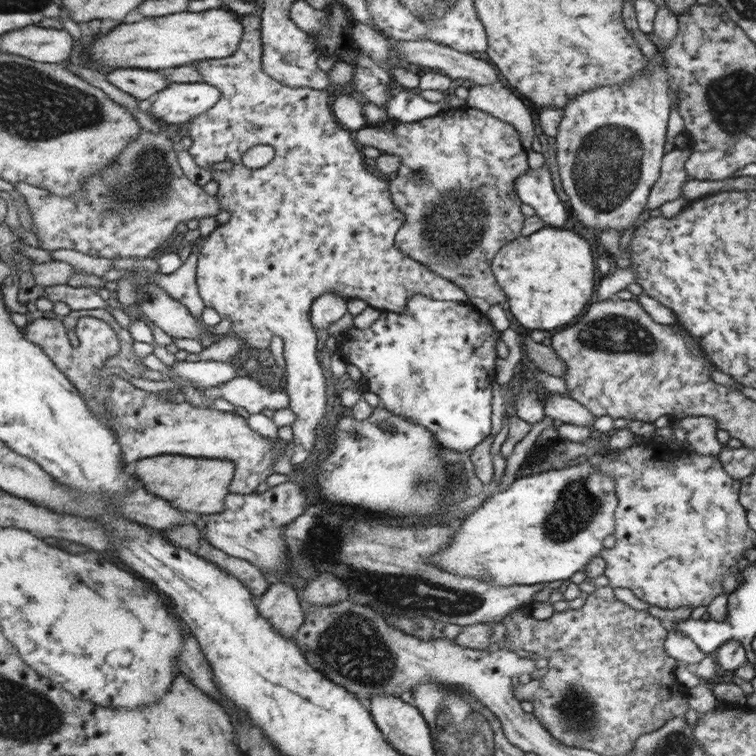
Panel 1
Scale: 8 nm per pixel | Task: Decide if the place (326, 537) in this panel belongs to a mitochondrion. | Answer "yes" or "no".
yes

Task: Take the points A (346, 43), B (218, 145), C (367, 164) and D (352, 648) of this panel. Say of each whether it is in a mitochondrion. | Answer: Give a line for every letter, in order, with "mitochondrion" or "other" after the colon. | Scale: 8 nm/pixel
A: other
B: other
C: other
D: mitochondrion

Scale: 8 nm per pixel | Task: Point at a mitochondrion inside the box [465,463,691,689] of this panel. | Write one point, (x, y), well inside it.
(582, 500)

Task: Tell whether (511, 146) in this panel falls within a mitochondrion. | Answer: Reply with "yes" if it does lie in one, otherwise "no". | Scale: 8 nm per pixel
no

